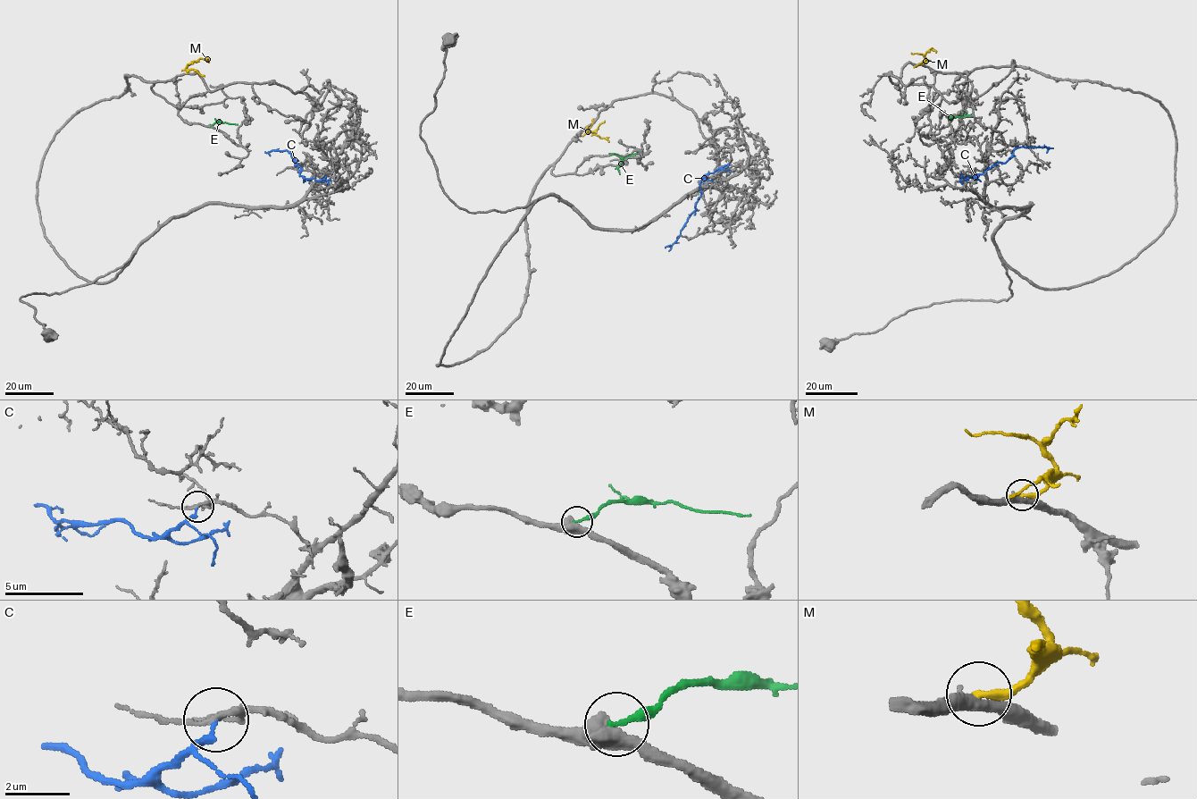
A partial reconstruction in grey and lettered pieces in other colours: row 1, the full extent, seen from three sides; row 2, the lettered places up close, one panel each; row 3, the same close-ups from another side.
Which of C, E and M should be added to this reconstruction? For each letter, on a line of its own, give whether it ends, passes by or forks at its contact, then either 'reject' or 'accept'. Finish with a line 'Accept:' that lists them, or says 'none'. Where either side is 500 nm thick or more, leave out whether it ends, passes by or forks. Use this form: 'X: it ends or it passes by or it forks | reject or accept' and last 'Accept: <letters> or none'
C: it ends | reject
E: reject
M: it ends | reject
Accept: none

